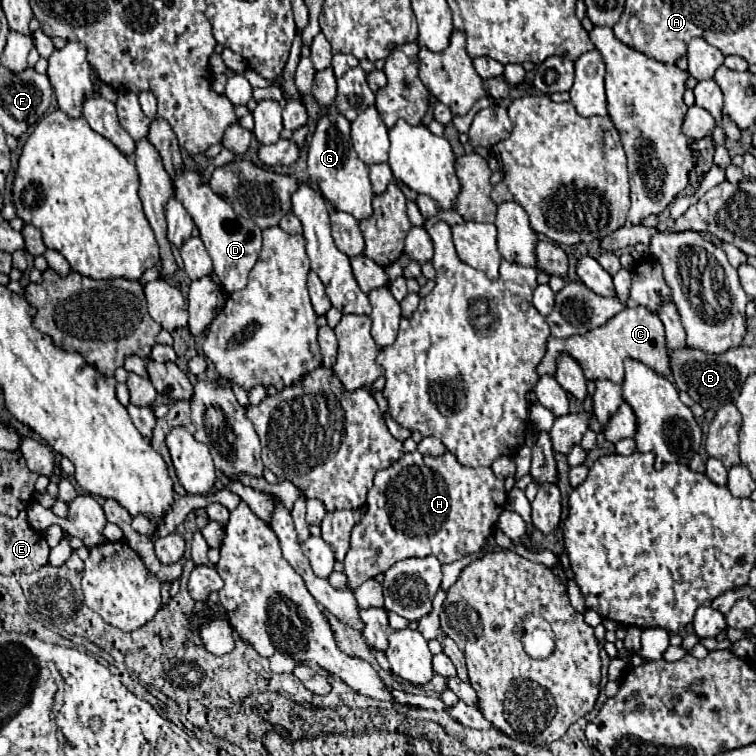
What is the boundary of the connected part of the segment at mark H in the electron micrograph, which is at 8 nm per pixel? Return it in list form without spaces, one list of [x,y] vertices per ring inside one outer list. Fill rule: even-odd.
[[[405,453],[403,459],[375,475],[375,485],[367,497],[367,513],[359,525],[351,531],[351,549],[345,557],[345,575],[351,589],[357,589],[367,579],[375,579],[379,573],[385,573],[393,563],[409,557],[429,557],[435,555],[441,563],[459,561],[473,551],[481,549],[487,537],[495,531],[495,521],[507,502],[507,492],[503,479],[495,477],[489,467],[461,467],[453,453],[433,459],[433,469],[425,463],[421,453]],[[395,523],[407,525],[407,535],[403,529],[397,529]]]

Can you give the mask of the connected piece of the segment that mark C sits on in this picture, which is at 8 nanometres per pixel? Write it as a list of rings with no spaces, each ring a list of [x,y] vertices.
[[[625,307],[621,313],[617,313],[613,319],[609,319],[603,327],[597,327],[585,335],[575,335],[571,339],[555,339],[549,337],[547,343],[547,353],[541,361],[541,365],[537,367],[539,375],[553,375],[555,373],[555,361],[559,353],[569,353],[571,357],[575,357],[579,361],[579,365],[585,371],[585,377],[591,381],[597,379],[611,379],[615,383],[623,381],[623,361],[627,357],[637,359],[641,363],[645,363],[647,367],[651,367],[657,375],[671,375],[671,367],[669,367],[669,355],[665,349],[665,331],[663,331],[663,323],[657,315],[651,315],[645,307],[635,307],[629,309]]]

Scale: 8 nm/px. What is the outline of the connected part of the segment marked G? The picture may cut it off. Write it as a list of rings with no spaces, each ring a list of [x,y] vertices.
[[[335,105],[327,109],[327,113],[317,121],[317,129],[313,133],[309,155],[307,155],[307,171],[311,175],[311,183],[321,189],[323,197],[339,211],[351,213],[355,219],[371,217],[371,183],[369,183],[369,167],[357,159],[351,143],[351,121],[341,115]]]

